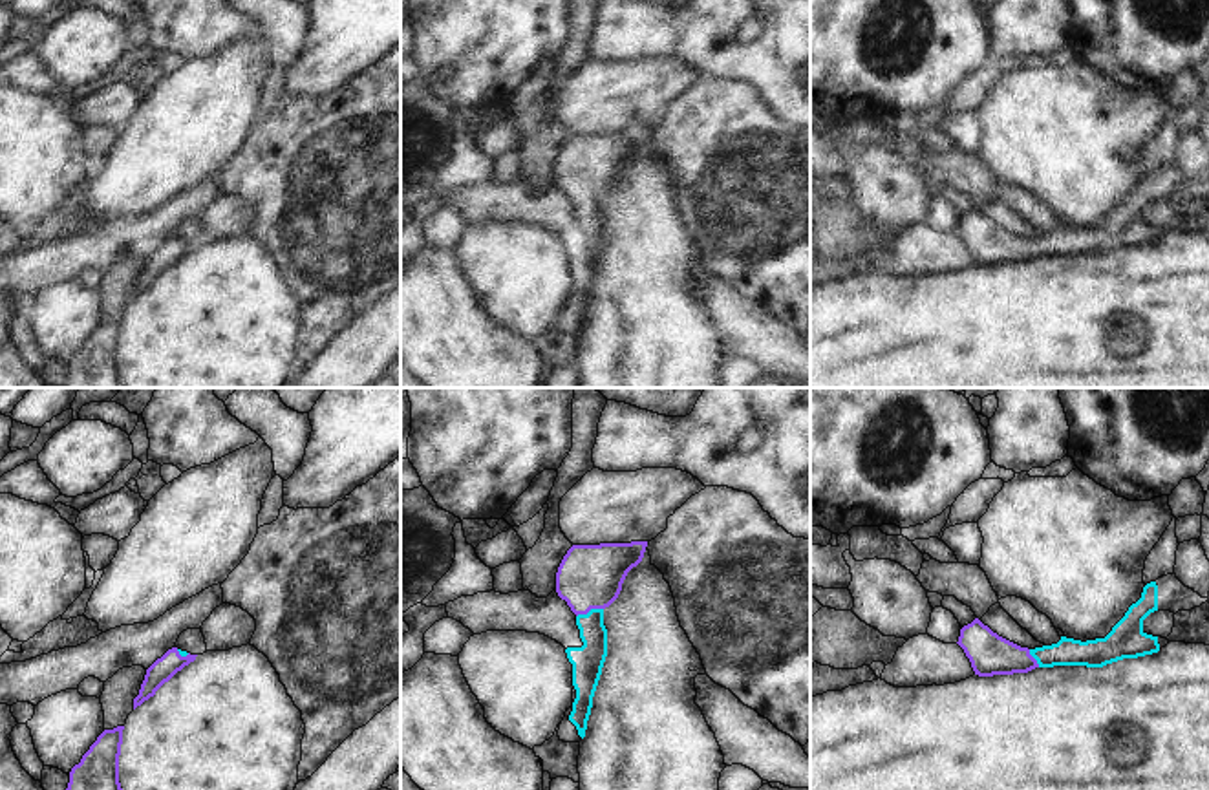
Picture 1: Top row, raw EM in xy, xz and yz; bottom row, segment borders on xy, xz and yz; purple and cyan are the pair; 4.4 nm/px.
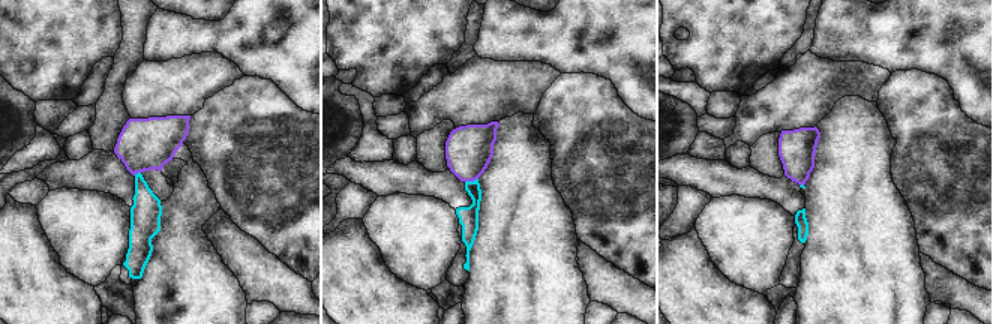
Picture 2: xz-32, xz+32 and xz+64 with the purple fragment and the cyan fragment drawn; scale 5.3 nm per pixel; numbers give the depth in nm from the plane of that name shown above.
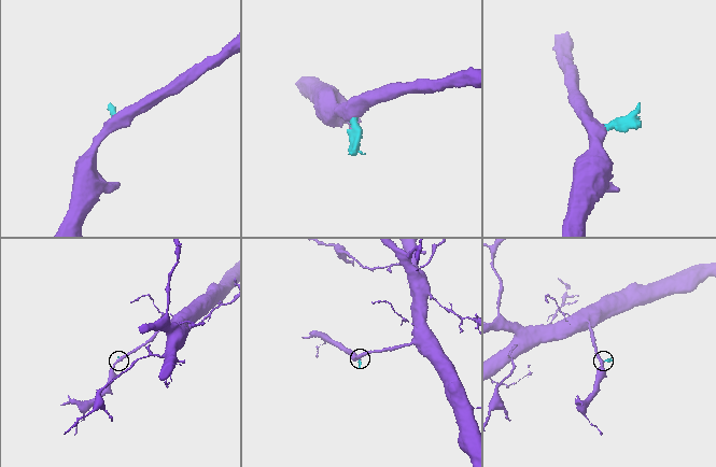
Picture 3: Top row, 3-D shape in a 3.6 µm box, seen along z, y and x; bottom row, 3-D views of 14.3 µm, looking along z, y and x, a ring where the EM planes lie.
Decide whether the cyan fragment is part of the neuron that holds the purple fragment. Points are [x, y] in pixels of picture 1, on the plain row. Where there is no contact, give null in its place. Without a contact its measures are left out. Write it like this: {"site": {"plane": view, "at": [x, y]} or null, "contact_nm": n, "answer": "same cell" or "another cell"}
{"site": {"plane": "xz", "at": [589, 200]}, "contact_nm": 130, "answer": "same cell"}

